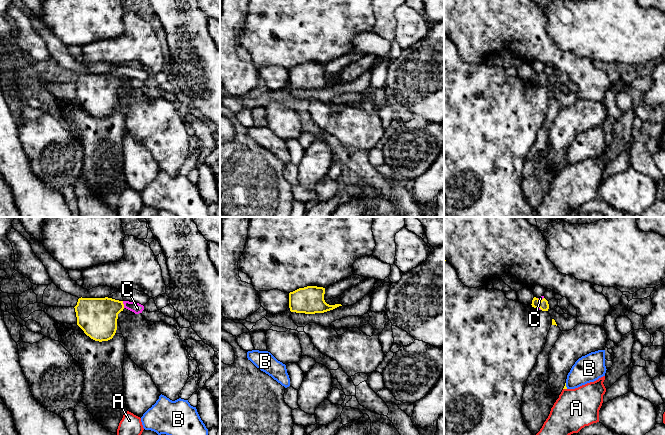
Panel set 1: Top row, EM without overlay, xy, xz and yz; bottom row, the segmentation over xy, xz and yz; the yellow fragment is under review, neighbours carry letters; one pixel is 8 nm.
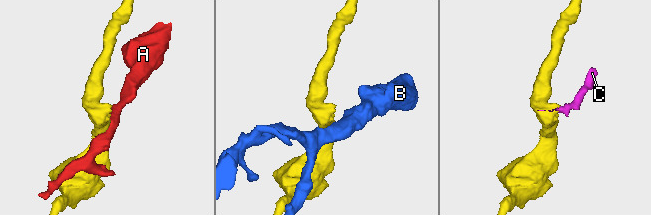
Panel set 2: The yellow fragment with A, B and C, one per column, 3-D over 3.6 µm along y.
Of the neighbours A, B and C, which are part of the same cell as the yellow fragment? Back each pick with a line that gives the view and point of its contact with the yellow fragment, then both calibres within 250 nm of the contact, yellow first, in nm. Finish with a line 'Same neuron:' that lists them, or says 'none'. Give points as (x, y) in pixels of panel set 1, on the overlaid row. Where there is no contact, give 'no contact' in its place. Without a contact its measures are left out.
C: xy (123, 304) | 320/90 nm
Same neuron: C

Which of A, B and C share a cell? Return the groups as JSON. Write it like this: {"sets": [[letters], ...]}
{"sets": [["A"], ["B"], ["C"]]}

